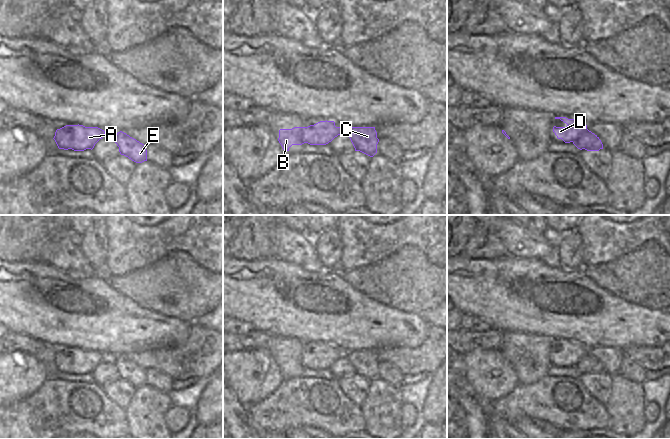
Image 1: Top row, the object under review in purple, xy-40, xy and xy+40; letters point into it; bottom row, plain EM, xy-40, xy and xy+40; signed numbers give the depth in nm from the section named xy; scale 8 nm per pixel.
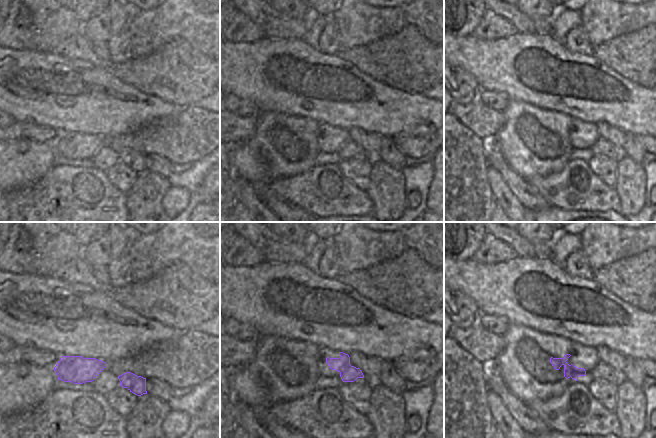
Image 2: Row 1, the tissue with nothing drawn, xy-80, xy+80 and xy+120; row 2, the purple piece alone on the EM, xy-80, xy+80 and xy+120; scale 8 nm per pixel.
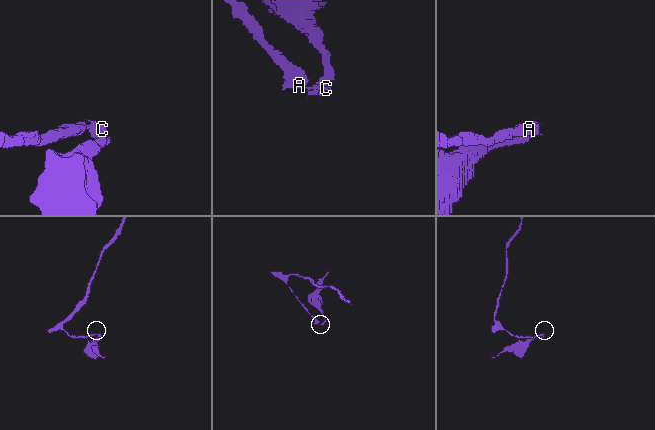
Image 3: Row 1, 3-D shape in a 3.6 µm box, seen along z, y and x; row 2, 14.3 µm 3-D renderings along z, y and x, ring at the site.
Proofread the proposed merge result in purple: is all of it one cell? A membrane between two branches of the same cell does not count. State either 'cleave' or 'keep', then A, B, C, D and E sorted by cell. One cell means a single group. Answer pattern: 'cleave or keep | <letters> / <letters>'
cleave | A B D / C E

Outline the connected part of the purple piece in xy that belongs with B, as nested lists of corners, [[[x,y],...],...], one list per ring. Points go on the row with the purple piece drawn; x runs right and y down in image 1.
[[[320,121],[308,127],[280,129],[278,141],[283,150],[289,151],[292,145],[326,145],[338,135],[350,137],[350,129],[345,126],[336,127],[334,121]]]

